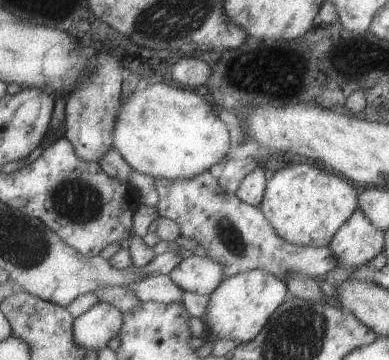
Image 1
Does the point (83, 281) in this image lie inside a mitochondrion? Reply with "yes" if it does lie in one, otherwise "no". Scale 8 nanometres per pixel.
no

